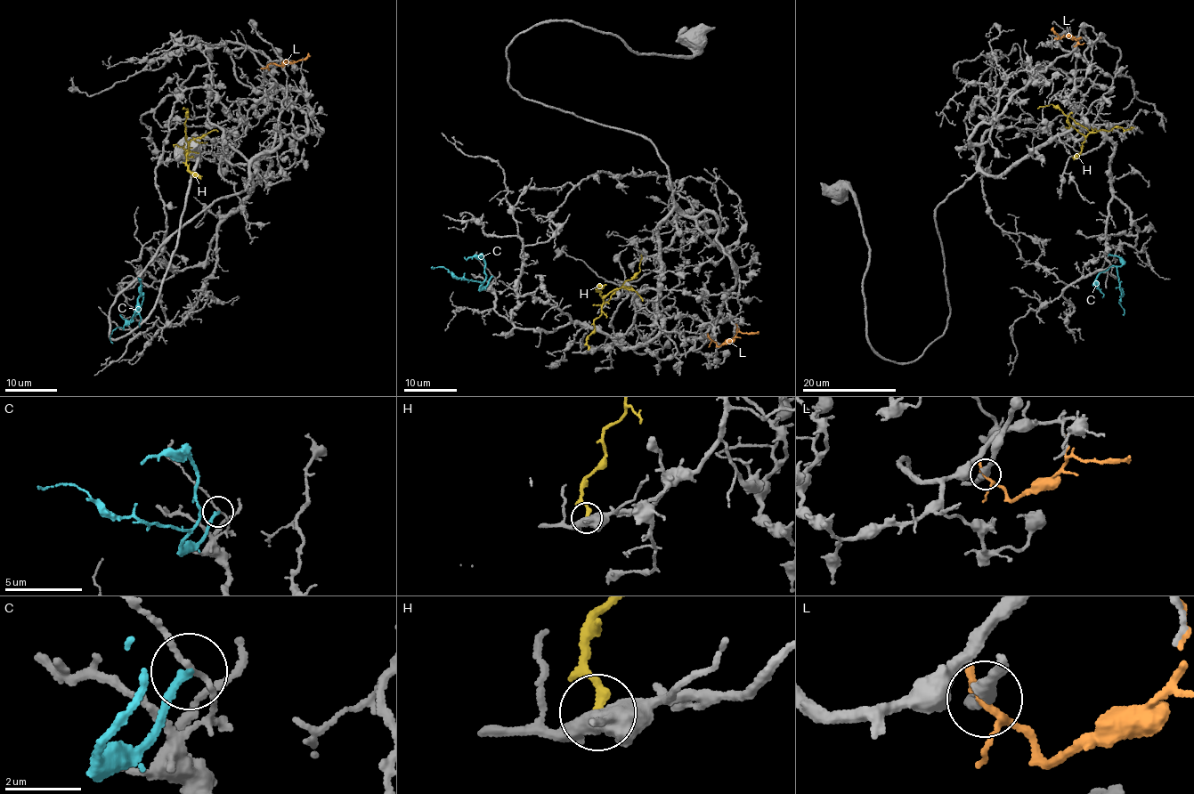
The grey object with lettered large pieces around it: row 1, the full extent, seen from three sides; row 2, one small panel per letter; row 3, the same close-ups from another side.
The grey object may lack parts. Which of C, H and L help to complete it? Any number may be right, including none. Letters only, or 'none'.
none

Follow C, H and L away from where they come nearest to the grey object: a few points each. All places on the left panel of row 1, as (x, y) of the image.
C: (140, 279), (142, 305), (131, 321), (115, 328), (109, 339), (112, 344)
H: (193, 157), (185, 155), (185, 151), (189, 151), (184, 137), (188, 109), (183, 109)
L: (264, 68), (272, 62), (290, 63), (310, 55)

